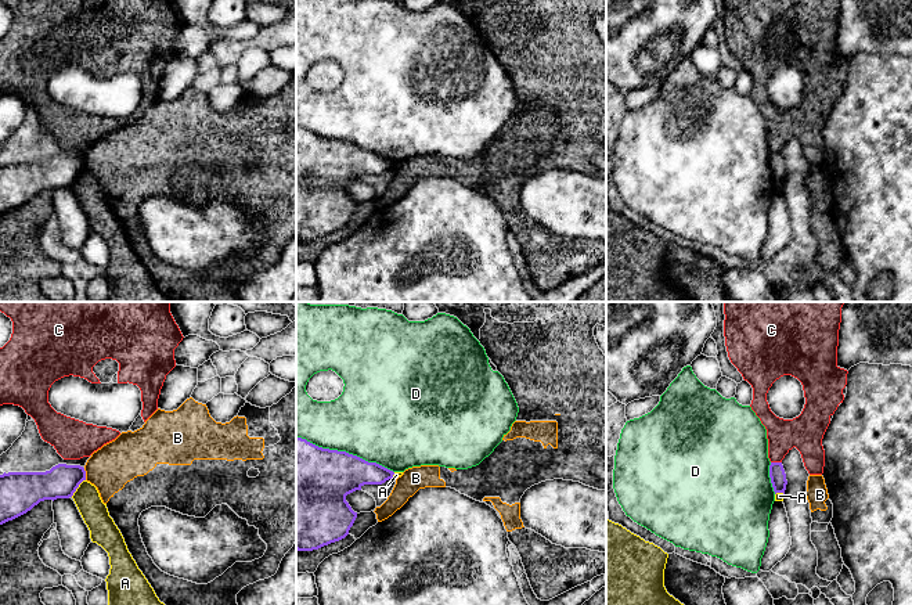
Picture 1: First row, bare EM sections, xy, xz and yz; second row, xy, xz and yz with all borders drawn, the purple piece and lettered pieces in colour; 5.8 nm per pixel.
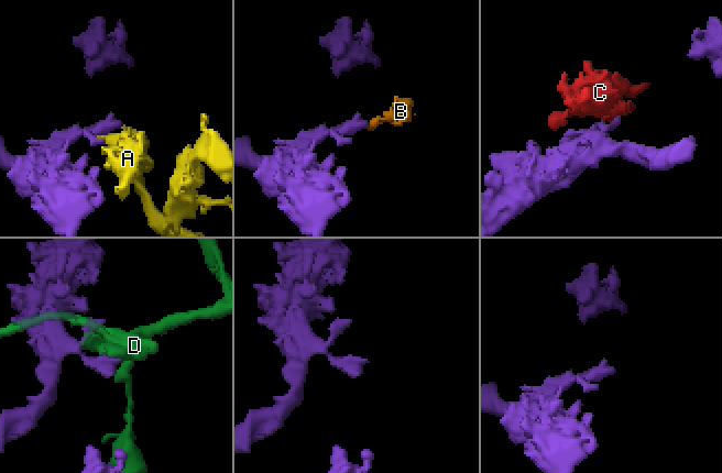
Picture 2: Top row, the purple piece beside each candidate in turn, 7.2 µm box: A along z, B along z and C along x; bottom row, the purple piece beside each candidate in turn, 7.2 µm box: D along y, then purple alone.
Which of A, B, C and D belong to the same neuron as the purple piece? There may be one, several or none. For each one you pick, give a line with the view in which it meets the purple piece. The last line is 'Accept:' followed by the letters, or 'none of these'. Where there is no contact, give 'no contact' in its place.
Accept: none of these

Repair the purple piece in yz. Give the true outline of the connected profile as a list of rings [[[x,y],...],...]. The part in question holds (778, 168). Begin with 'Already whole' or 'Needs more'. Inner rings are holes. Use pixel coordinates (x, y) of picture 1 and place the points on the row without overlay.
Already whole. [[[771,152],[769,168],[771,168],[771,173],[772,173],[775,184],[776,183],[785,184],[787,170],[786,170],[786,163],[785,163],[782,152]]]

